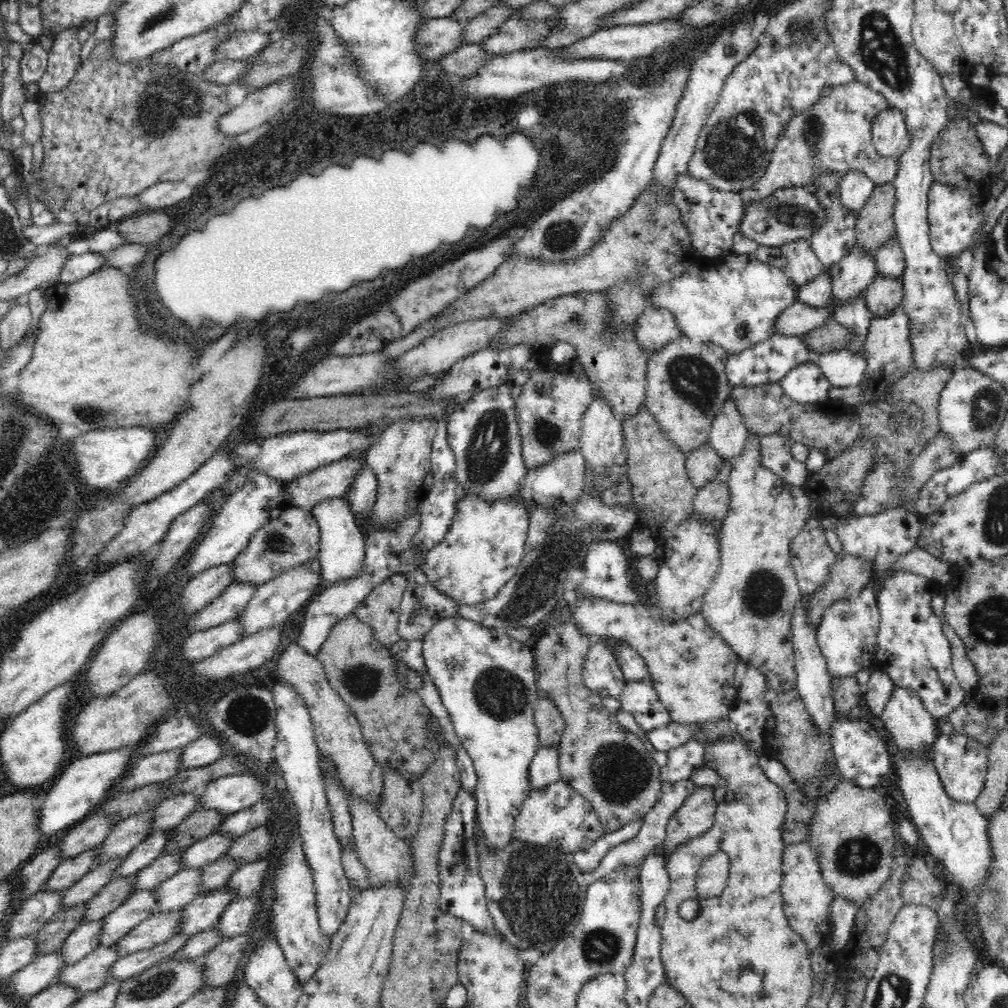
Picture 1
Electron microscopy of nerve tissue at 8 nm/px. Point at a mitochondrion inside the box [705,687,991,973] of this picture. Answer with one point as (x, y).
(857, 856)

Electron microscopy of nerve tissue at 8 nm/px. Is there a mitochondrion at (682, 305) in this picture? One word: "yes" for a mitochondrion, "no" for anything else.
no

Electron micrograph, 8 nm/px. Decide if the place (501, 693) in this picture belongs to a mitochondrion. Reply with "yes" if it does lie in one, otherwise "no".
yes

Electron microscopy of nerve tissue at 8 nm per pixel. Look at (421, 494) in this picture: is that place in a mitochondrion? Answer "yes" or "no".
no

